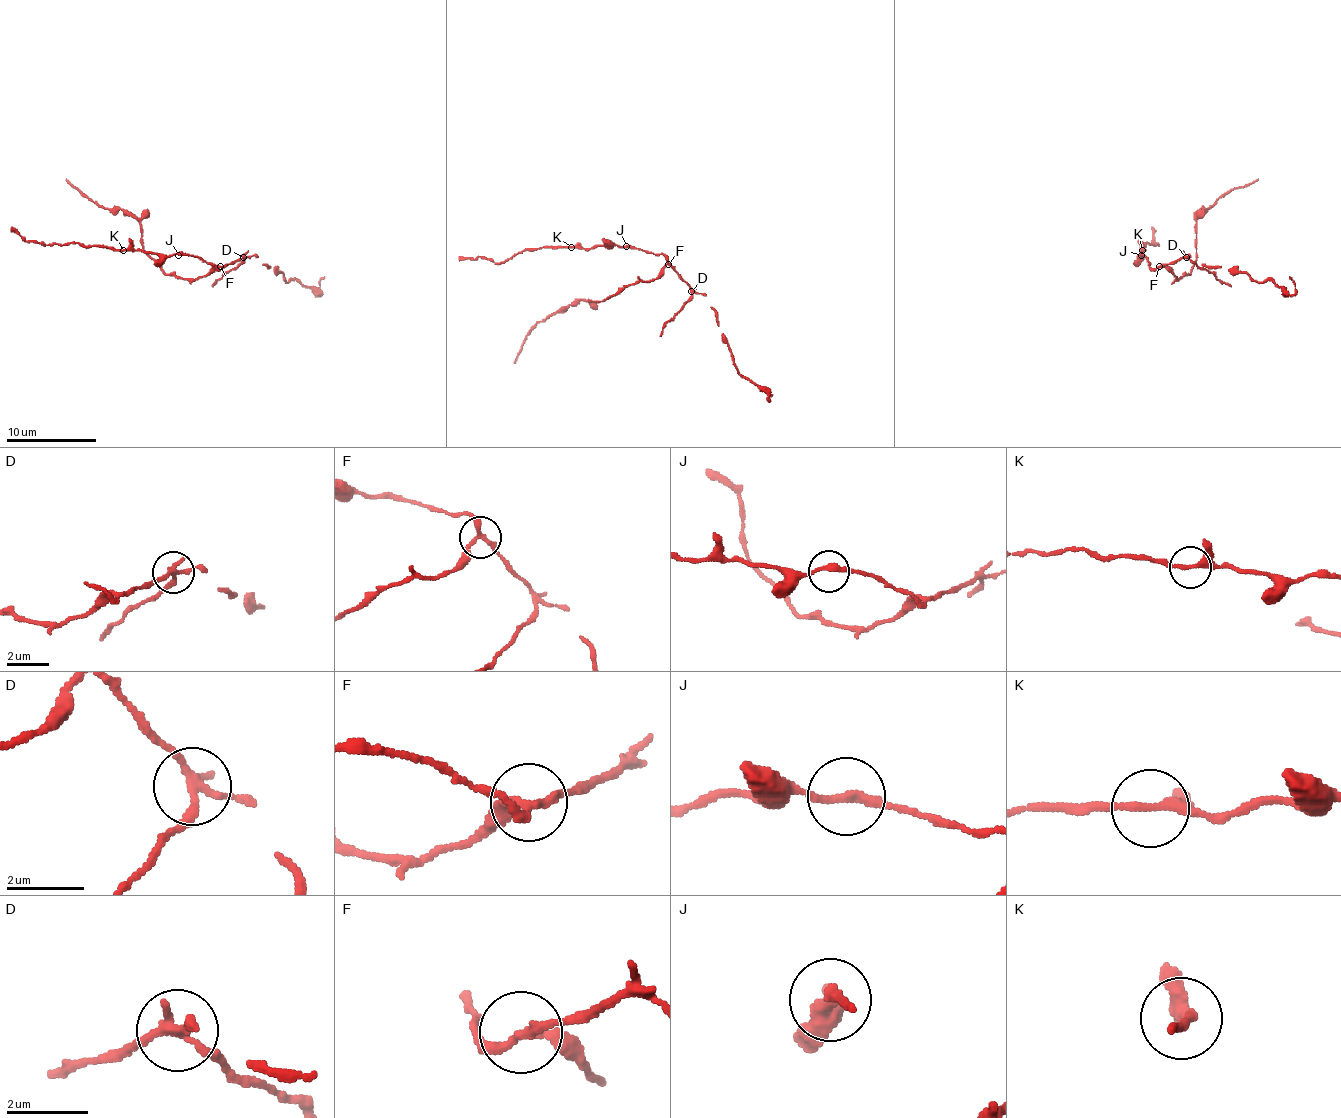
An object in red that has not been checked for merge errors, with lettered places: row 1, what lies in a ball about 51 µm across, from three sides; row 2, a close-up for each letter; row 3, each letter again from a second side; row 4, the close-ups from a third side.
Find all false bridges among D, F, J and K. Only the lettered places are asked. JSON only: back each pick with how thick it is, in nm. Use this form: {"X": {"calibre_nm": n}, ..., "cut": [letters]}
{"D": {"calibre_nm": 200}, "F": {"calibre_nm": 200}, "cut": ["D", "F"]}

